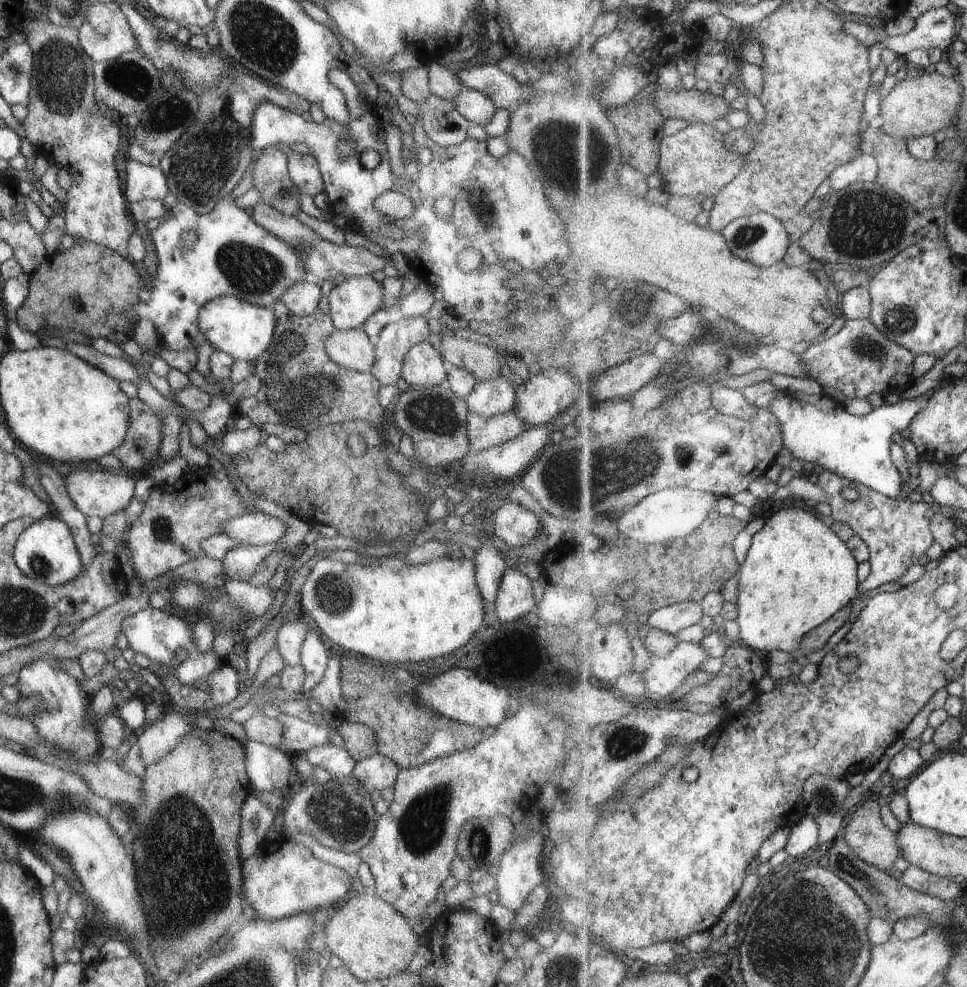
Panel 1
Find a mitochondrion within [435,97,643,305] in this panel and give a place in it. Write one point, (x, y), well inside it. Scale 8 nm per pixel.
(567, 153)

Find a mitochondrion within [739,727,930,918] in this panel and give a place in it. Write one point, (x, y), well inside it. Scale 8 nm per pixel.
(845, 864)

